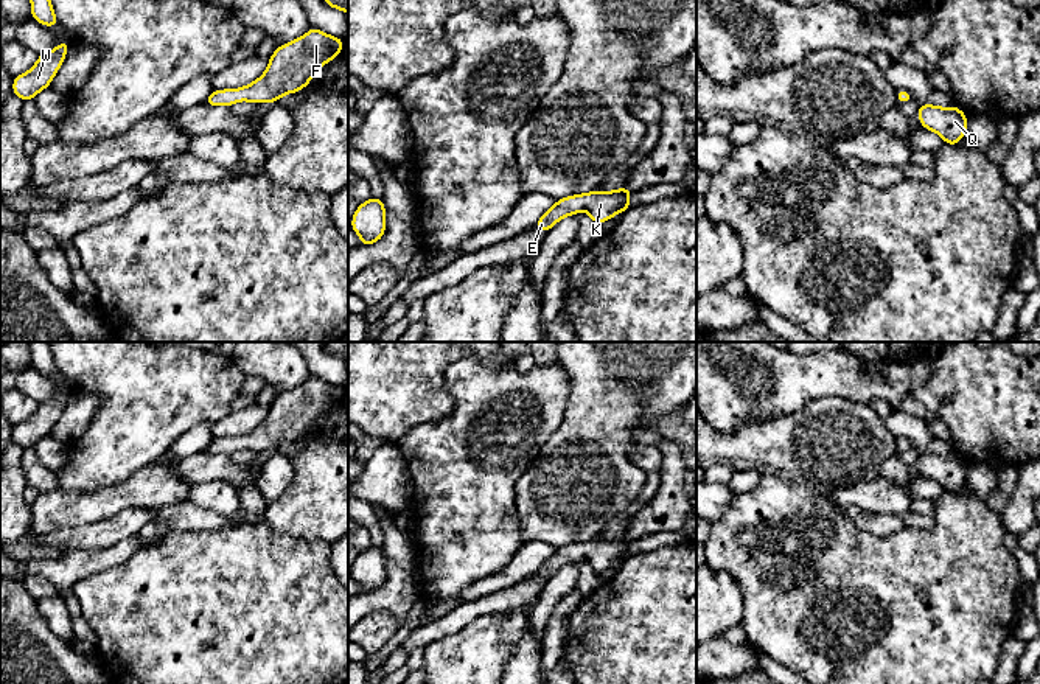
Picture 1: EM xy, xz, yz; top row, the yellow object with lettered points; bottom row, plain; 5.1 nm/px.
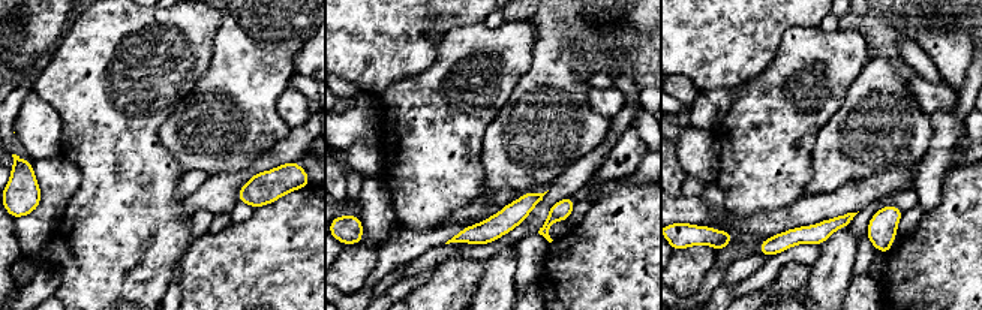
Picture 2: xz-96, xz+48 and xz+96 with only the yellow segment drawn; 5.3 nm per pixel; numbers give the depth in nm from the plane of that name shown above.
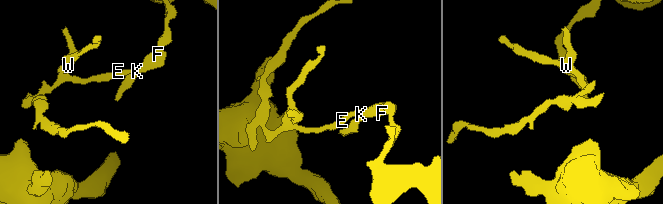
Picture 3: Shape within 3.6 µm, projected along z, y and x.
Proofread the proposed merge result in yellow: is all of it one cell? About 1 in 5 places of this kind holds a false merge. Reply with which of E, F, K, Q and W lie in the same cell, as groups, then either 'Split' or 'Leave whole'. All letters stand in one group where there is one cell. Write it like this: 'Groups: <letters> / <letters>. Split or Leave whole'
Groups: E F K Q W. Leave whole

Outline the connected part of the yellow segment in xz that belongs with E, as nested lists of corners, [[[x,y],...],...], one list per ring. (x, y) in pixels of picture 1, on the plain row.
[[[622,535],[614,539],[589,539],[583,543],[567,544],[564,547],[557,547],[553,555],[546,560],[535,574],[546,583],[558,569],[566,564],[586,560],[595,574],[602,574],[605,569],[611,567],[617,561],[625,561],[631,552],[633,539]]]

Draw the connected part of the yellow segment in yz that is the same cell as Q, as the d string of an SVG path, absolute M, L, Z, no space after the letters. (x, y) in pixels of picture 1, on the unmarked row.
M923 451L919 454L917 465L922 476L941 483L947 493L958 494L958 490L967 482L967 463L954 452L939 455Z

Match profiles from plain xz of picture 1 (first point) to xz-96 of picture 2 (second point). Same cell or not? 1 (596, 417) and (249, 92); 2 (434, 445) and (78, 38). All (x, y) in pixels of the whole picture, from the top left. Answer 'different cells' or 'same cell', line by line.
1: same cell
2: same cell

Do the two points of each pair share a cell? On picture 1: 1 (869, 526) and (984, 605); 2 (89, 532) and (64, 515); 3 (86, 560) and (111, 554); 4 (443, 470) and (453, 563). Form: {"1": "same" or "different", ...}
{"1": "different", "2": "different", "3": "same", "4": "same"}

